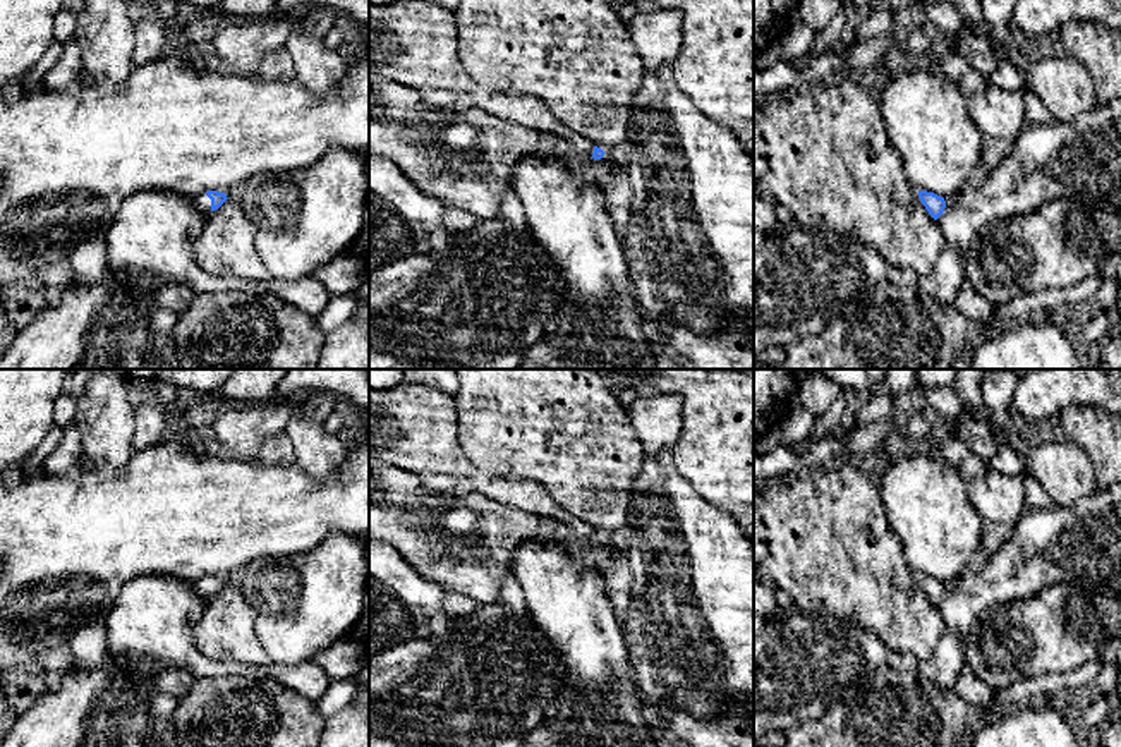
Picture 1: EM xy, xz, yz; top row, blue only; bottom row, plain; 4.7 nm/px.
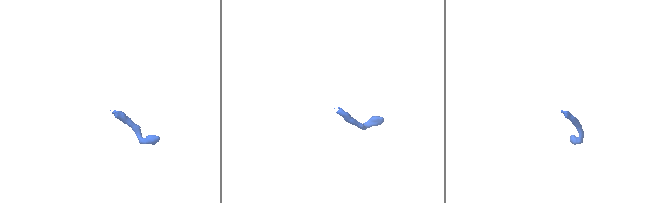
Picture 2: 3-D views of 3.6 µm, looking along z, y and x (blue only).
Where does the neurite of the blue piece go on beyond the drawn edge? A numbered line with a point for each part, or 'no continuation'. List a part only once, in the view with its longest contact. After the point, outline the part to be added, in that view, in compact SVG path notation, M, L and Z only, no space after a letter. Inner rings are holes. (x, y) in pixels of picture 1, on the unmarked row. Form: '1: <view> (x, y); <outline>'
1: xy (201, 586); M206 577L189 580L189 586L201 596L209 598L211 596L211 584L206 580Z

